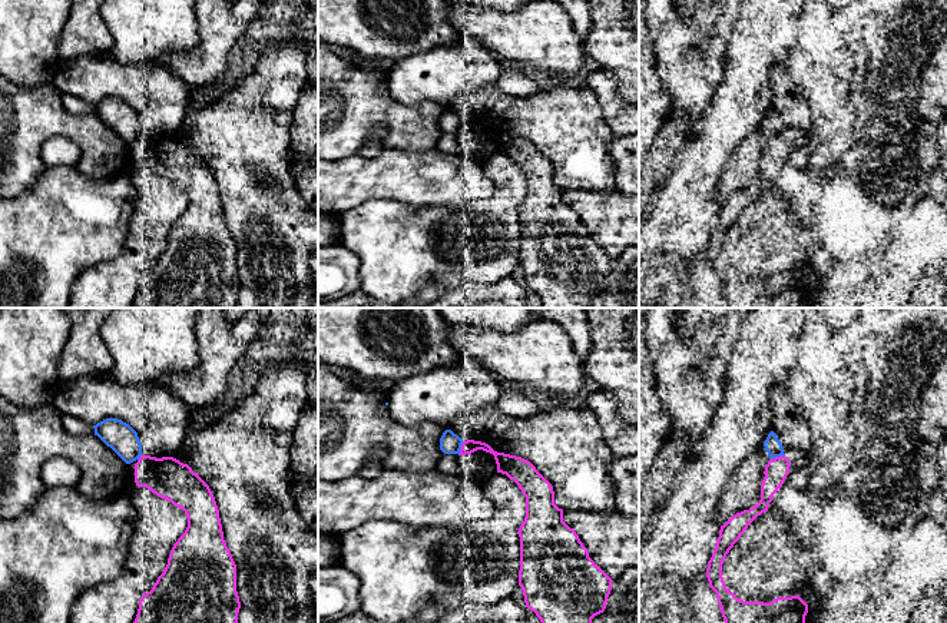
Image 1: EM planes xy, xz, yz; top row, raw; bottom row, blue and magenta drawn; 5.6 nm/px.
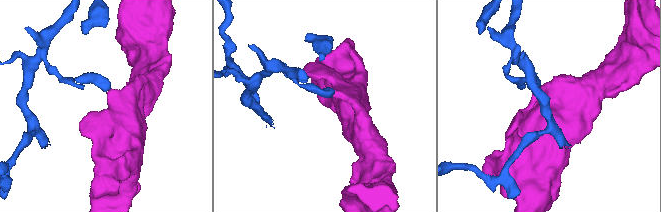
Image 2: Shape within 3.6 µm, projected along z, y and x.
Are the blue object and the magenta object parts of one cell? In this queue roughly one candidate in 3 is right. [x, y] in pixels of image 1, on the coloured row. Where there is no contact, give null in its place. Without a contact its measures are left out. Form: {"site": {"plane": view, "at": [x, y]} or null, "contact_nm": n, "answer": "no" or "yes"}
{"site": {"plane": "xz", "at": [460, 448]}, "contact_nm": 80, "answer": "no"}

